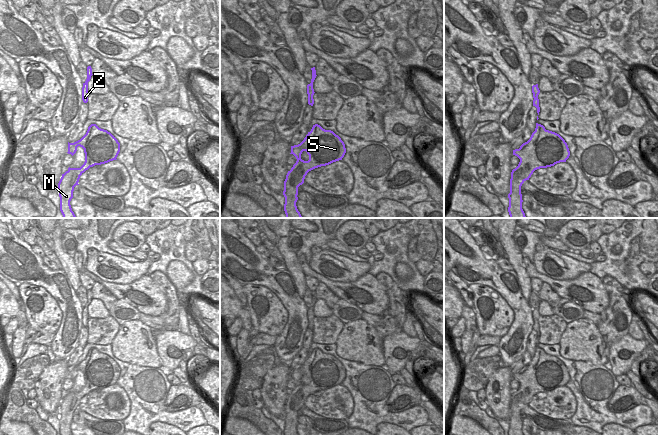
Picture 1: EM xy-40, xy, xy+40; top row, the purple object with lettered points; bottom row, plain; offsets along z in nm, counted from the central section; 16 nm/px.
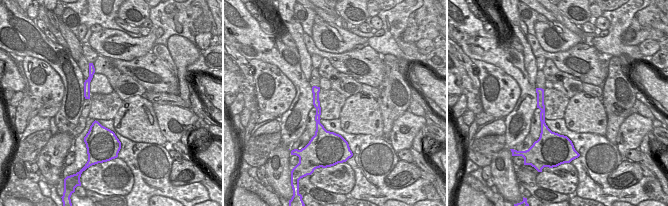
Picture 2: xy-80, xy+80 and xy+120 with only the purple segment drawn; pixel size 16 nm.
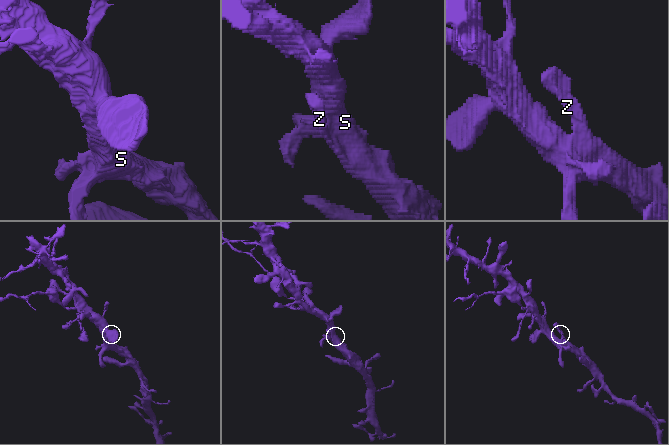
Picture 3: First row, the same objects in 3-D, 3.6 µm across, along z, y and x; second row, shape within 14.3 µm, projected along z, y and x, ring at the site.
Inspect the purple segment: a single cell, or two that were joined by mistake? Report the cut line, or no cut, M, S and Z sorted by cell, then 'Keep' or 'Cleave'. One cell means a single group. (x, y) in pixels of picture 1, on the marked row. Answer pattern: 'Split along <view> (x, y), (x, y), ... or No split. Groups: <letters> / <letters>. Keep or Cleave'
No split. Groups: M S Z. Keep

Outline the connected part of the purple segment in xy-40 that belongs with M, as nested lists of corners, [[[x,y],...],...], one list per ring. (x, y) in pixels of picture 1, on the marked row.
[[[91,124],[86,134],[80,140],[74,143],[68,142],[67,153],[73,156],[78,146],[84,149],[84,164],[80,168],[69,167],[62,174],[58,183],[60,211],[63,218],[76,218],[70,201],[73,198],[74,187],[79,185],[80,176],[90,167],[117,160],[116,158],[120,152],[120,143],[118,140],[110,132],[99,128],[96,124]]]

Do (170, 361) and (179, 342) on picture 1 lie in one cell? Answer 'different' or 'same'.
same

